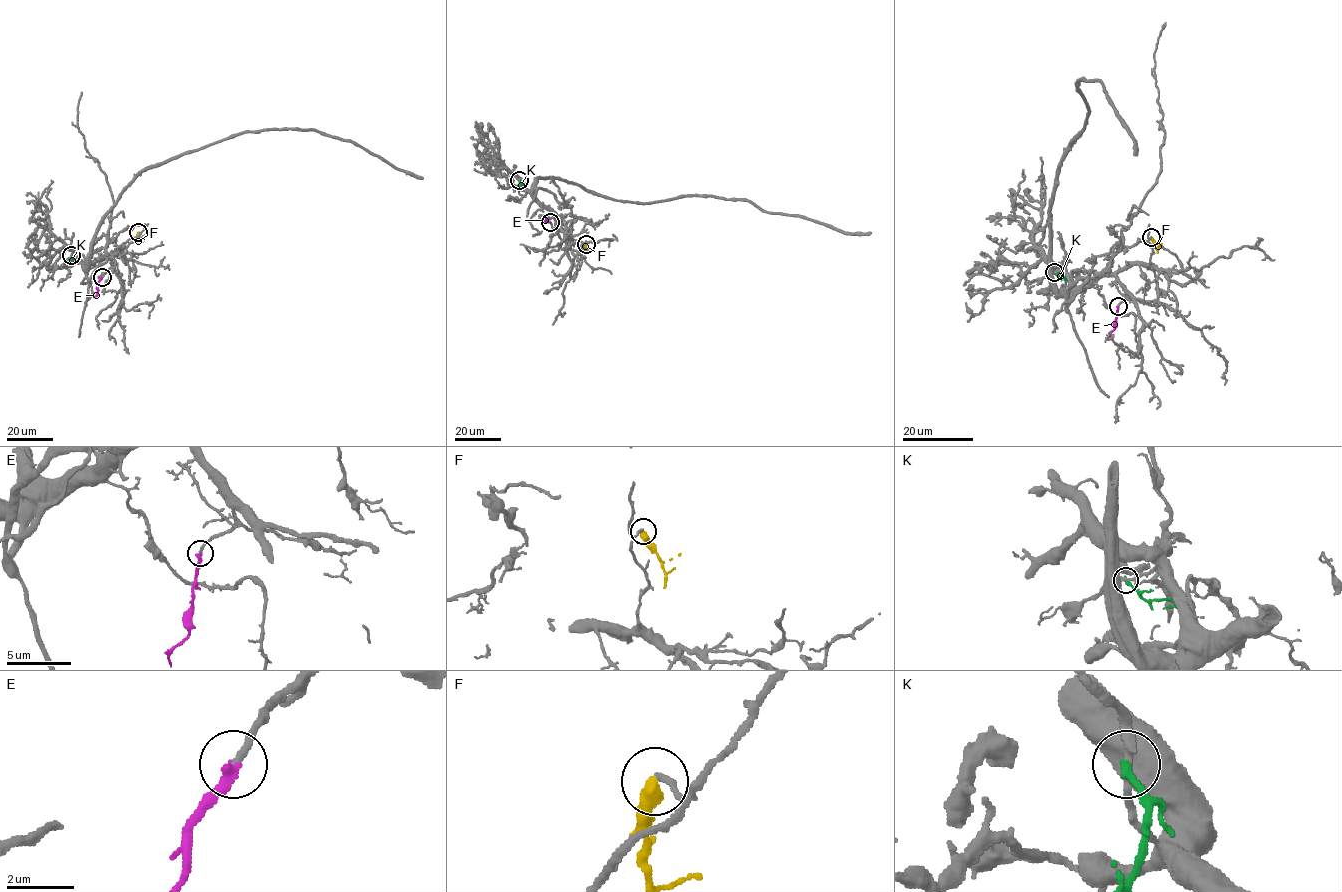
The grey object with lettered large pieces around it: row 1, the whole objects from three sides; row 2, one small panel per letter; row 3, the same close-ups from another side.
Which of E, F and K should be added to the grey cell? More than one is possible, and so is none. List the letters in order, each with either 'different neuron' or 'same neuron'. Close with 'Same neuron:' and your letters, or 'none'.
E: same neuron
F: different neuron
K: different neuron
Same neuron: E

